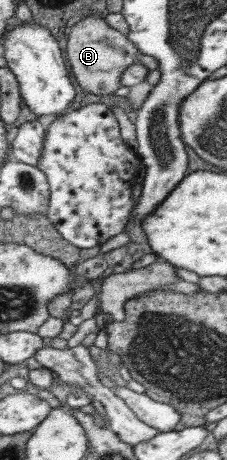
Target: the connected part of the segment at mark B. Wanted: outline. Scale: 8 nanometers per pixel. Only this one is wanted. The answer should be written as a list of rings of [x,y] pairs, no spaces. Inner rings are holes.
[[[86,16],[71,26],[64,58],[73,82],[92,94],[94,98],[102,98],[112,95],[122,86],[121,74],[127,67],[138,61],[140,54],[126,35],[115,31],[97,16]]]

